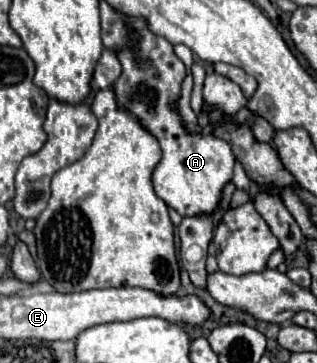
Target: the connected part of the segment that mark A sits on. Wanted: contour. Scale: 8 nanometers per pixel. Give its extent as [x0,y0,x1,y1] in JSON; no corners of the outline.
[114,18,234,216]

